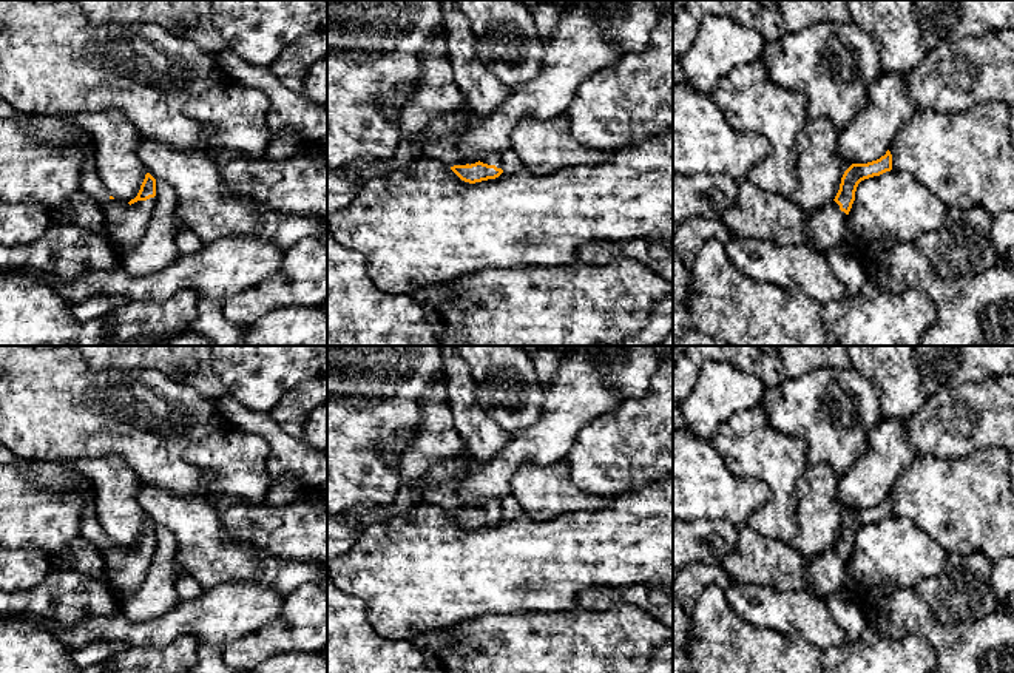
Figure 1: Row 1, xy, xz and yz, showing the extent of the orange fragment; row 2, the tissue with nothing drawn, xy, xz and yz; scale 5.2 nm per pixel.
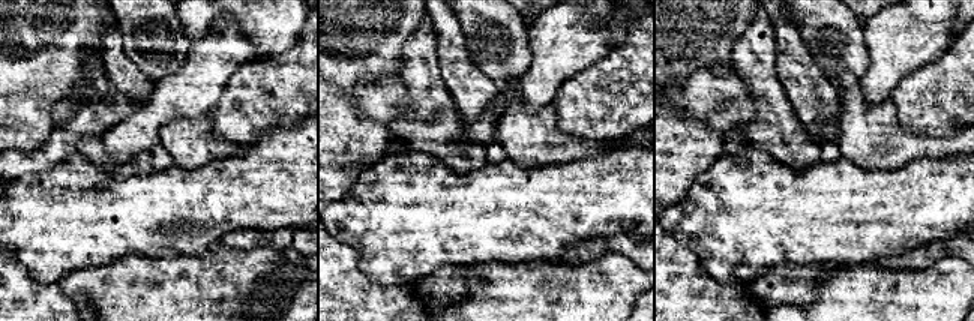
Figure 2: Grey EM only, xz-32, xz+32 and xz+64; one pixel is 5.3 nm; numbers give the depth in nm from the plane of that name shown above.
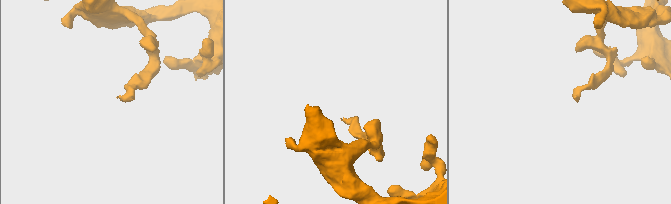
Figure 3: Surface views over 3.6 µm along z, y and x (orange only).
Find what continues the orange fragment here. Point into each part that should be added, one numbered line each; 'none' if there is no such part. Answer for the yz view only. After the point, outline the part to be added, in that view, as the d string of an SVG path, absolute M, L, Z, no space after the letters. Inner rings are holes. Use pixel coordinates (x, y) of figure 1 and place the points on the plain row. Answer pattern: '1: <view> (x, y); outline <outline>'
1: yz (826, 573); outline M832 546L816 557L806 559L807 585L812 594L827 599L843 587L847 560Z

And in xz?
1: xz (491, 505); outline M488 500L480 508L502 514L502 502L500 500Z

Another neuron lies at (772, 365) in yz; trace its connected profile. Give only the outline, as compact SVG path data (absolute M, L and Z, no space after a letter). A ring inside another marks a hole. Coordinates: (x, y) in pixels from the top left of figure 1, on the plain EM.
M688 346L685 355L696 366L707 361L730 364L756 377L764 387L823 367L852 367L849 346Z

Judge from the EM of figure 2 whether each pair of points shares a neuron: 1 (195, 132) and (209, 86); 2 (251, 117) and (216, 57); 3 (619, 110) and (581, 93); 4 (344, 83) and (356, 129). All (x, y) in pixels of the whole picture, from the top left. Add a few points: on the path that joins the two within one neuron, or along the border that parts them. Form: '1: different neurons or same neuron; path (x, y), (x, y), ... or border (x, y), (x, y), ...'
1: different neurons; border (209, 113), (200, 117), (176, 117), (165, 125)
2: different neurons; border (258, 57), (246, 62), (231, 77), (213, 110)
3: same neuron; path (610, 102), (590, 102)
4: same neuron; path (341, 95), (341, 114), (344, 117)

